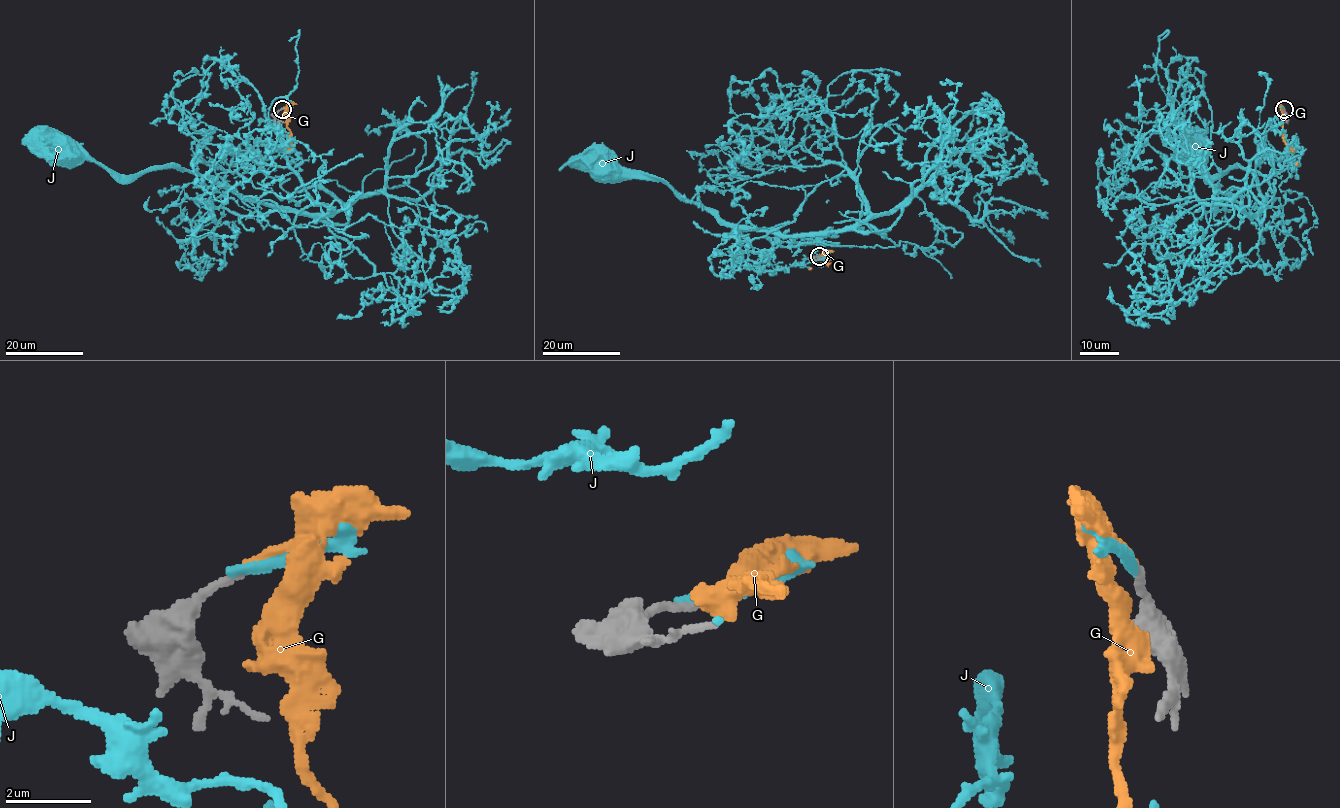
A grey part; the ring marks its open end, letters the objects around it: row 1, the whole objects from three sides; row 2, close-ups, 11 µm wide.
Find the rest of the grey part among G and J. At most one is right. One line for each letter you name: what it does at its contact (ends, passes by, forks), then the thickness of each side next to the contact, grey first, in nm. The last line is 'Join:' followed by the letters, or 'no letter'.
G: it ends there; 190 nm thick on the grey side, 180 nm on the other
Join: G

